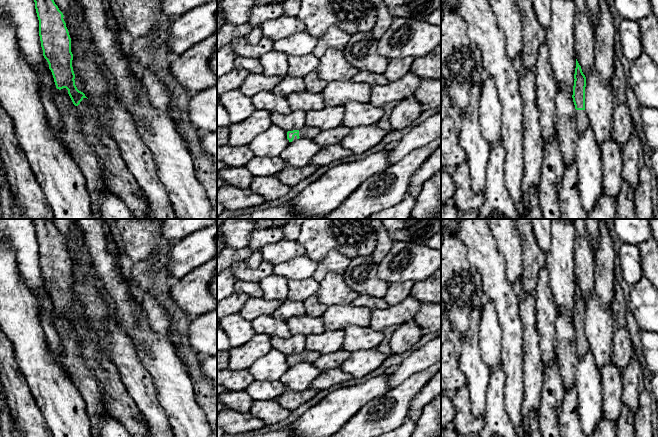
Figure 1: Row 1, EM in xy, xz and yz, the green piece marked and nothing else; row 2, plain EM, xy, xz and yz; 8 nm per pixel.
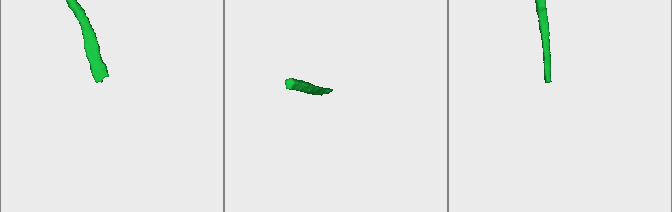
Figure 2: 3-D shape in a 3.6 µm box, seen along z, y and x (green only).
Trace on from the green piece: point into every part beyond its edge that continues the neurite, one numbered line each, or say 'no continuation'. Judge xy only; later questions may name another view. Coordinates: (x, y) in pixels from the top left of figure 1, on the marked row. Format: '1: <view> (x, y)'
1: xy (122, 183)

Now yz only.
1: yz (582, 121)

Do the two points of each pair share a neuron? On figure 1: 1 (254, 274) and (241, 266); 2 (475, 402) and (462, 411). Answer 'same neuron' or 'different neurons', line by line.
1: same neuron
2: different neurons

